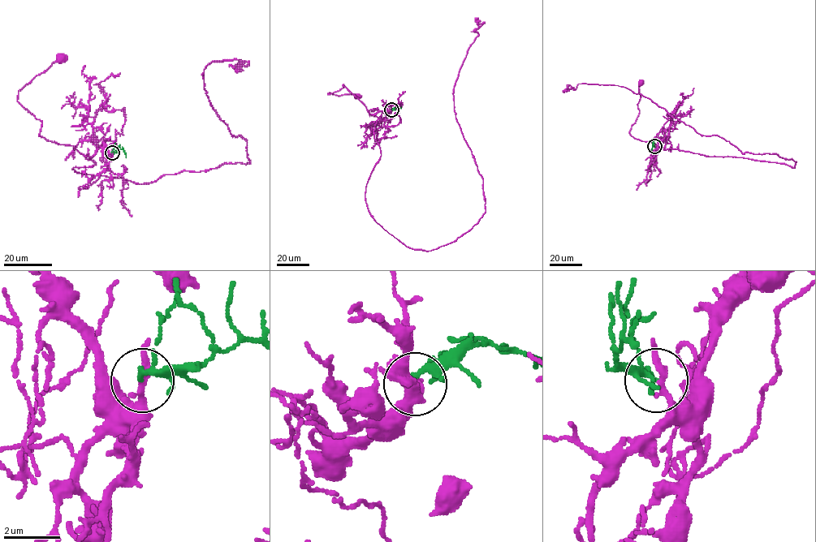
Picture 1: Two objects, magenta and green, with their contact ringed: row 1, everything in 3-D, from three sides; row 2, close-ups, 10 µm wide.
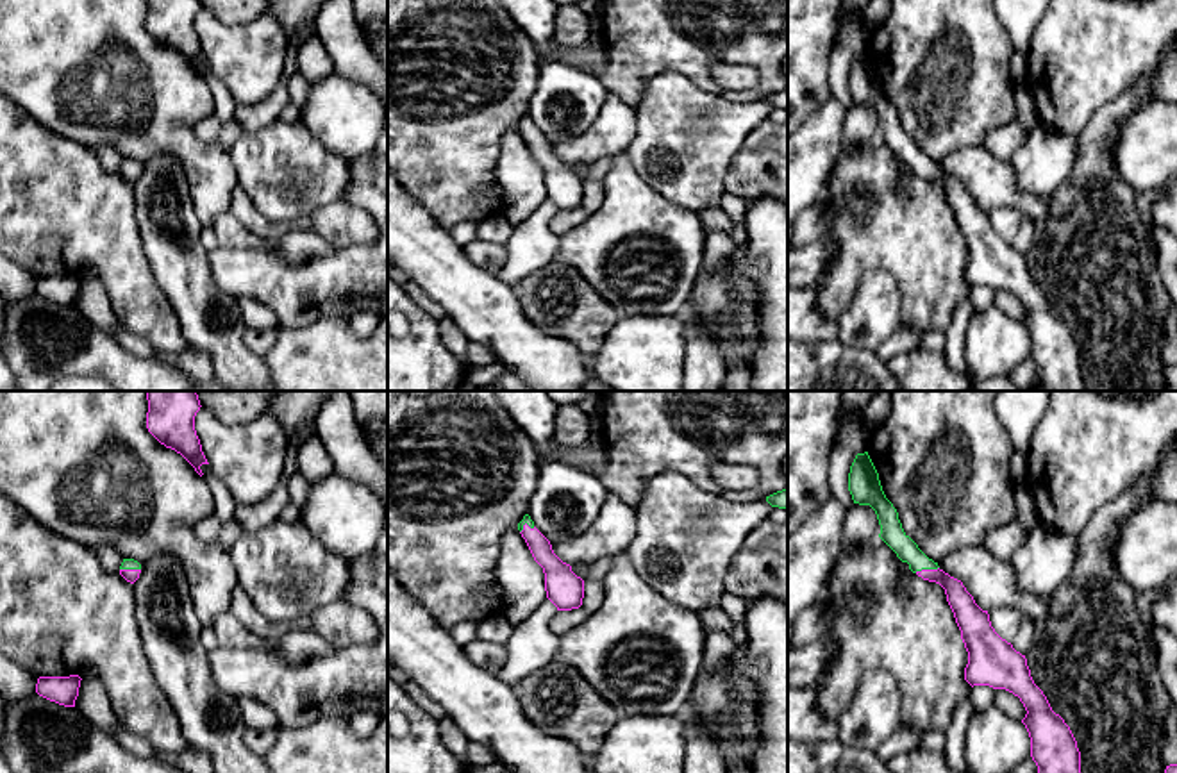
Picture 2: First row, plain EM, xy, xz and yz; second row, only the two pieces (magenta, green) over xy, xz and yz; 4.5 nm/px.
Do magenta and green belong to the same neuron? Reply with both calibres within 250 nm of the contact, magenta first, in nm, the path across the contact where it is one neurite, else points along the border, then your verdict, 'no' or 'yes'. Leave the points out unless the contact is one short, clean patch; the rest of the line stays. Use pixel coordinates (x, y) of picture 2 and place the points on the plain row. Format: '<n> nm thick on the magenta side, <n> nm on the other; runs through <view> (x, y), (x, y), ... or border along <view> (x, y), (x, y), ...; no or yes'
120 nm thick on the magenta side, 110 nm on the other; yes

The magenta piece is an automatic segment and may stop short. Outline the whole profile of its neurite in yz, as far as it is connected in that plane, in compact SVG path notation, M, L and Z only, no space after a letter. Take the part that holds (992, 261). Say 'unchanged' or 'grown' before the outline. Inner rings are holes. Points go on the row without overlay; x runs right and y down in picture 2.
grown; M868 52L856 55L848 73L848 91L854 104L870 105L875 111L881 125L879 137L897 157L907 162L913 173L945 189L968 252L964 280L972 287L1006 289L1023 303L1027 314L1022 323L1029 332L1031 357L1039 377L1034 391L1086 391L1077 341L1034 284L1025 255L995 232L988 211L975 204L963 182L945 173L904 132L898 112L882 91Z

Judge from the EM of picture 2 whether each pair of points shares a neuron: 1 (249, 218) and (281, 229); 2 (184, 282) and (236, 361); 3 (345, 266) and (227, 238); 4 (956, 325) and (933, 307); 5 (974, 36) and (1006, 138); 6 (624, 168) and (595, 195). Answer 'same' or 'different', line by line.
1: same
2: same
3: different
4: different
5: different
6: different

